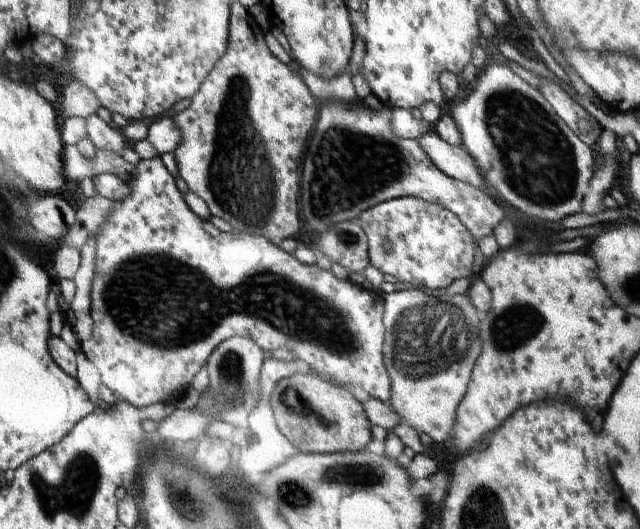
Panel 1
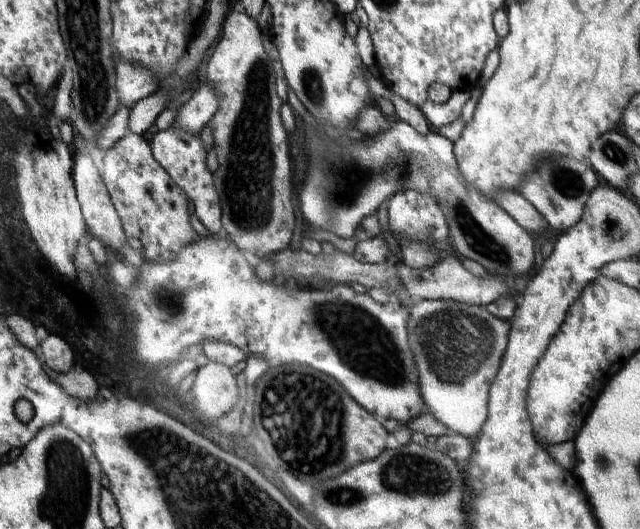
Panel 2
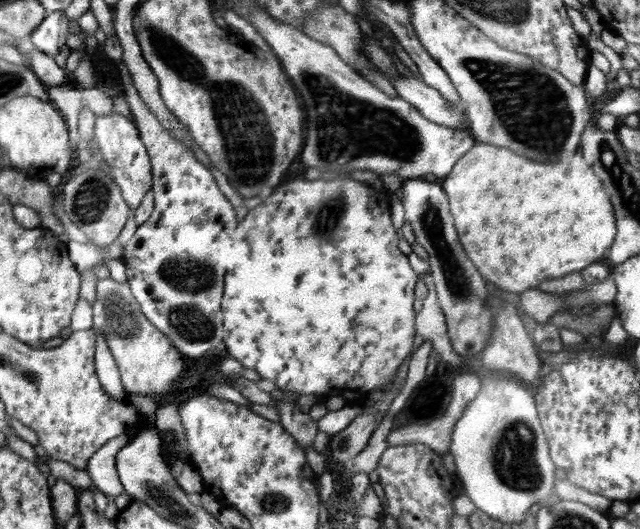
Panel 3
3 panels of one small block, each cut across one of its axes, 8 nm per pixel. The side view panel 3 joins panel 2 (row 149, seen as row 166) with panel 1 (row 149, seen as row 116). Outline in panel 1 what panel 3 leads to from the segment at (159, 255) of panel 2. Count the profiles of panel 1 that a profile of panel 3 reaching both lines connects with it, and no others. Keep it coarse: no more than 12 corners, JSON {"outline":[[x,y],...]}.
{"outline":[[96,114],[86,120],[87,137],[98,150],[122,157],[130,143],[121,130]]}

